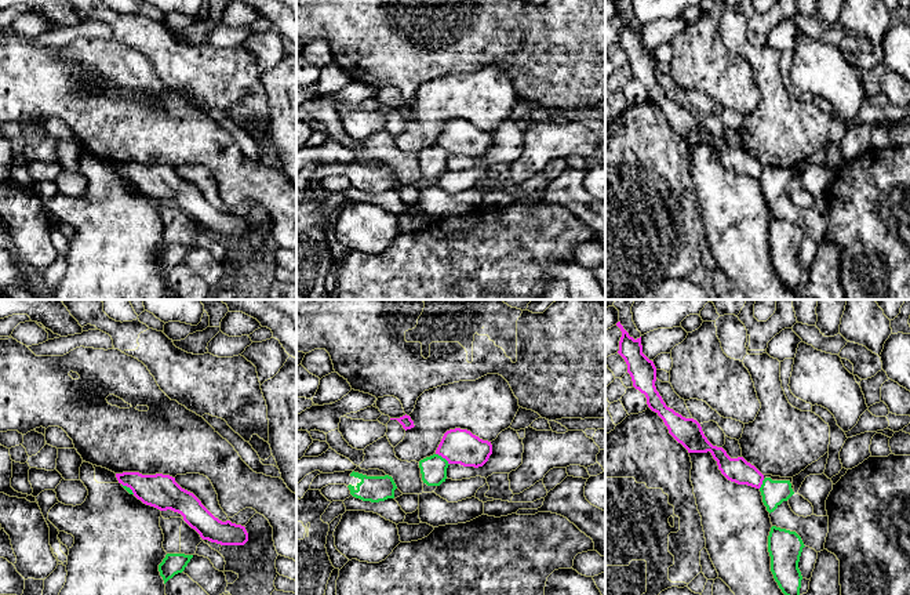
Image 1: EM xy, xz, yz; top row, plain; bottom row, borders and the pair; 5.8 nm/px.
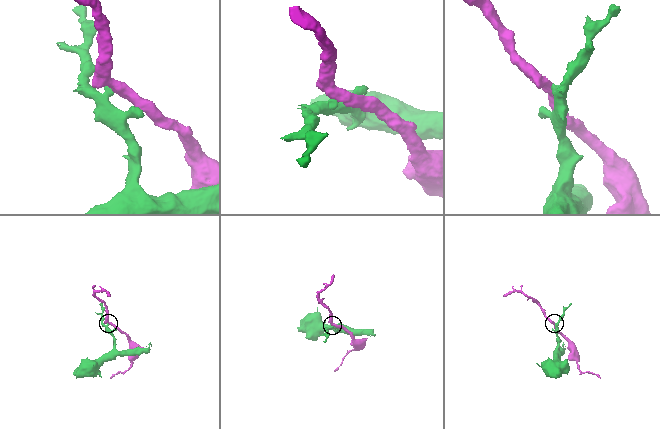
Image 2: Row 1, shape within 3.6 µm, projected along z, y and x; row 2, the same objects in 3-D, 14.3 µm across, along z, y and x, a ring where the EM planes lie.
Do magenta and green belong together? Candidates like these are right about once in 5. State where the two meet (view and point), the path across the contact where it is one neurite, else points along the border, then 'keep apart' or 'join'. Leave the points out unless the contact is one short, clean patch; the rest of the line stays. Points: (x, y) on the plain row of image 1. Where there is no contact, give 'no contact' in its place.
meets magenta in xz at (443, 148); border along xz (436, 144), (448, 155); keep apart

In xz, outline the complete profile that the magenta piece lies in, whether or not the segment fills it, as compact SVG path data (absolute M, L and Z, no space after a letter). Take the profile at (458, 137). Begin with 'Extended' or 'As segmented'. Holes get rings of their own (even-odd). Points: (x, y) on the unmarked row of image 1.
As segmented. M455 119L444 124L436 145L445 149L448 155L478 159L492 145L492 135L467 120Z

